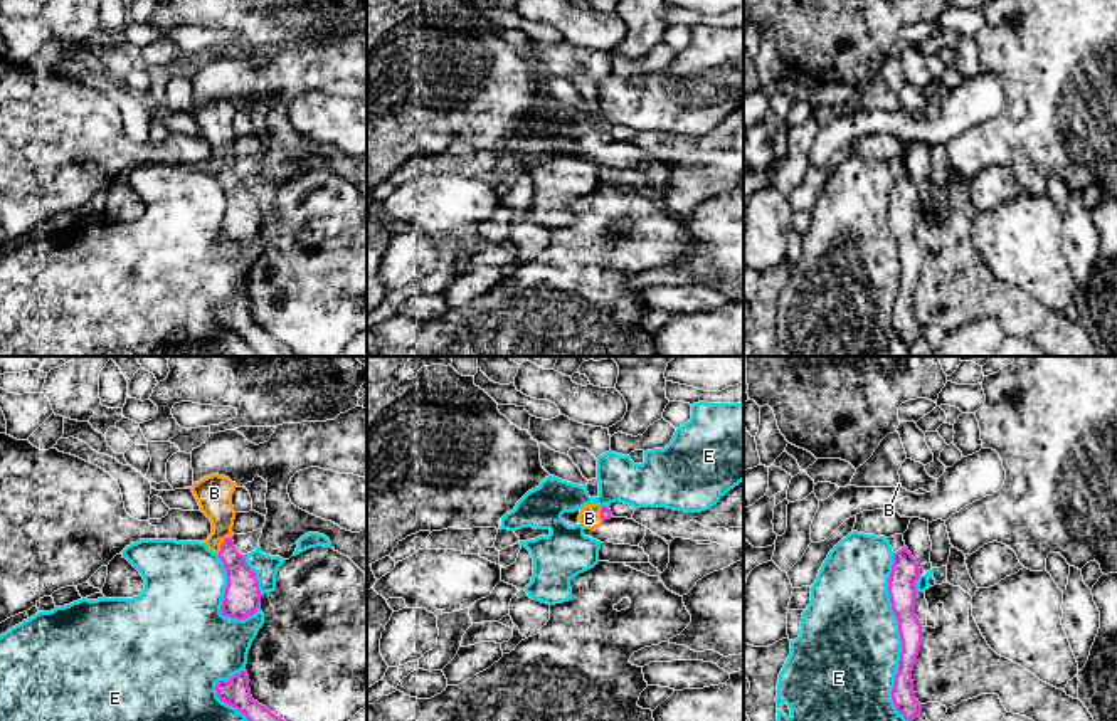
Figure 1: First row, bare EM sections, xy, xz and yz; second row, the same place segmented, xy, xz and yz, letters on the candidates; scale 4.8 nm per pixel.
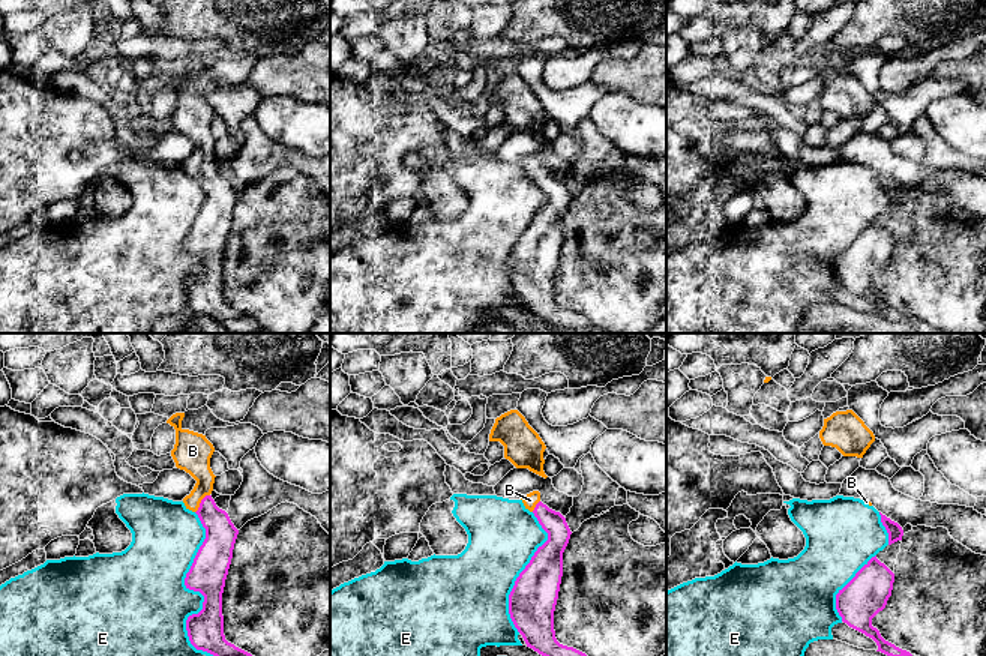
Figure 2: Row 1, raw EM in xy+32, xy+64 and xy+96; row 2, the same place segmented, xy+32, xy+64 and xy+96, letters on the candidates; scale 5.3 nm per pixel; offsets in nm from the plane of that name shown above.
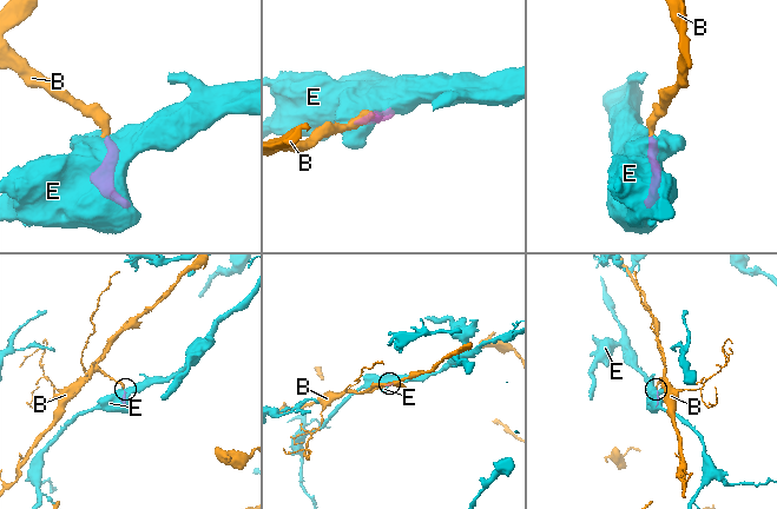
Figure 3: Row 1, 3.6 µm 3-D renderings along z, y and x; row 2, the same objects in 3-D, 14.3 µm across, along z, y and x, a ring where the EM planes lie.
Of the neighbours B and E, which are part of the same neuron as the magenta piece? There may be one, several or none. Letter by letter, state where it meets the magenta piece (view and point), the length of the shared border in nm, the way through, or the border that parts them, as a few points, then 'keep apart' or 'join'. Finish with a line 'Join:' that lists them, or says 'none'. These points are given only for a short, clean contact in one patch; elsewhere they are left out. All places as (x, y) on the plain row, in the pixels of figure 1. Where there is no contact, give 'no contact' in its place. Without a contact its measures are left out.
B: xy (222, 167) | 100 nm | across xy (243, 214), (236, 189), (222, 167), (221, 135), (214, 116) | join
E: yz (900, 261) | 800 nm | keep apart
Join: B

